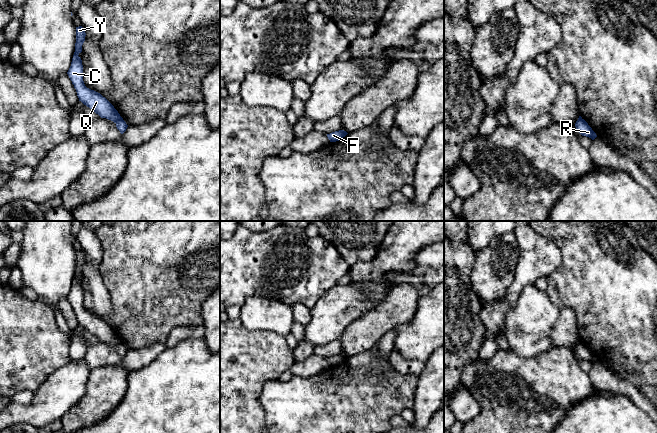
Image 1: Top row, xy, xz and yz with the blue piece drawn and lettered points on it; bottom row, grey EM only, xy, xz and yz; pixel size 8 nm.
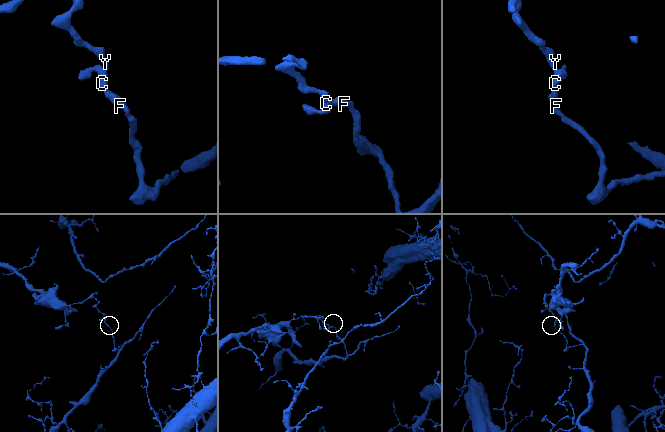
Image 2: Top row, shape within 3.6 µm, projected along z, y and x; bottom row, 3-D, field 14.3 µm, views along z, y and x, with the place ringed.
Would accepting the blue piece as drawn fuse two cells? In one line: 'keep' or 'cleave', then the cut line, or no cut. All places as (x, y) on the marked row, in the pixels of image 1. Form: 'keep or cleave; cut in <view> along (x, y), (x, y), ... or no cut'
cleave; cut in xy along (121, 117), (115, 122)

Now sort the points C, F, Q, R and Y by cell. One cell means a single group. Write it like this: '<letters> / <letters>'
C F Q Y / R

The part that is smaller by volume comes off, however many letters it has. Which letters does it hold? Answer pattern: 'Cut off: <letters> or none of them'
Cut off: C, F, Q, Y

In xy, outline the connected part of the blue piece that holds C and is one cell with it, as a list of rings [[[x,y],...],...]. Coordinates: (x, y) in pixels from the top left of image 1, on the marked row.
[[[82,26],[76,27],[75,52],[67,74],[76,89],[79,101],[93,110],[101,118],[106,118],[116,123],[121,116],[114,106],[100,93],[87,88],[84,84],[82,60],[78,55],[82,52],[85,36],[84,28]]]

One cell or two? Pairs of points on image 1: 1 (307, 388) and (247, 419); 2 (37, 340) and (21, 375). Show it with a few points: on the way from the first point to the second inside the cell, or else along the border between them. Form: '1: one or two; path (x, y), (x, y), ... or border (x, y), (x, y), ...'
1: two; border (262, 387), (258, 401), (263, 410), (265, 422)
2: one; path (28, 349), (25, 352), (25, 366)

